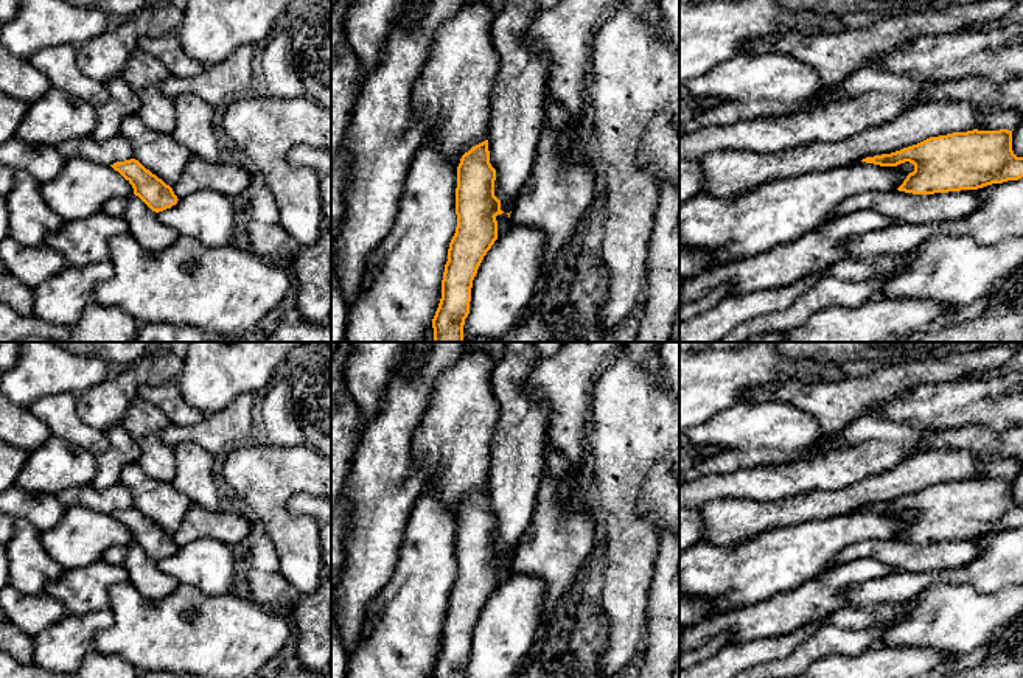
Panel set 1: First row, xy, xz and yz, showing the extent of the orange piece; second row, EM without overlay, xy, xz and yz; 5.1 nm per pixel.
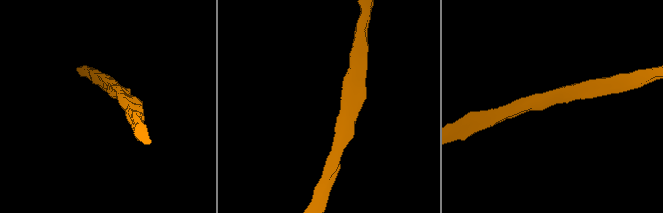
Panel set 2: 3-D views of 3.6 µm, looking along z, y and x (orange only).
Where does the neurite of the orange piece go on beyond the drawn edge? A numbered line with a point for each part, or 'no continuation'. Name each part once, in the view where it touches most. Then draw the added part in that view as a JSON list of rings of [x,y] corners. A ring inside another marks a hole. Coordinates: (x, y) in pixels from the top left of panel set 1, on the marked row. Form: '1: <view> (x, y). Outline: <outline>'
no continuation

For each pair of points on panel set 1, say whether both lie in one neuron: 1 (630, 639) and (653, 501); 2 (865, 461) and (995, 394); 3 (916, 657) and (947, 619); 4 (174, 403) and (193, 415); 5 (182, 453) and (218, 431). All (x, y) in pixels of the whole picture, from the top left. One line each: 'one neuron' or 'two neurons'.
1: two neurons
2: two neurons
3: two neurons
4: one neuron
5: two neurons

